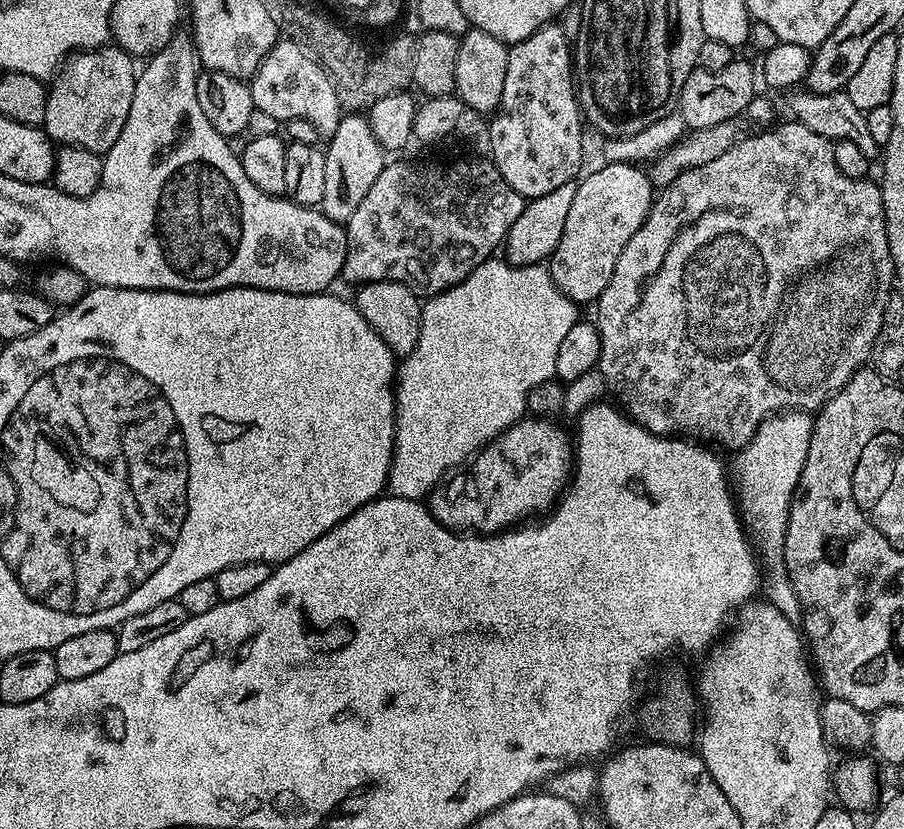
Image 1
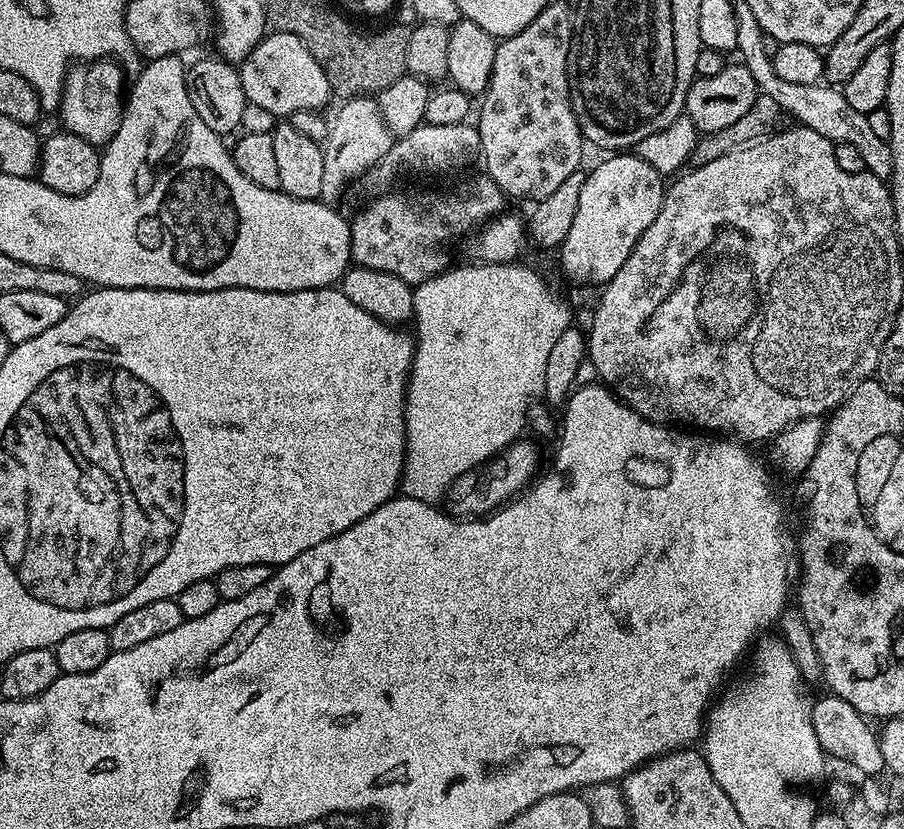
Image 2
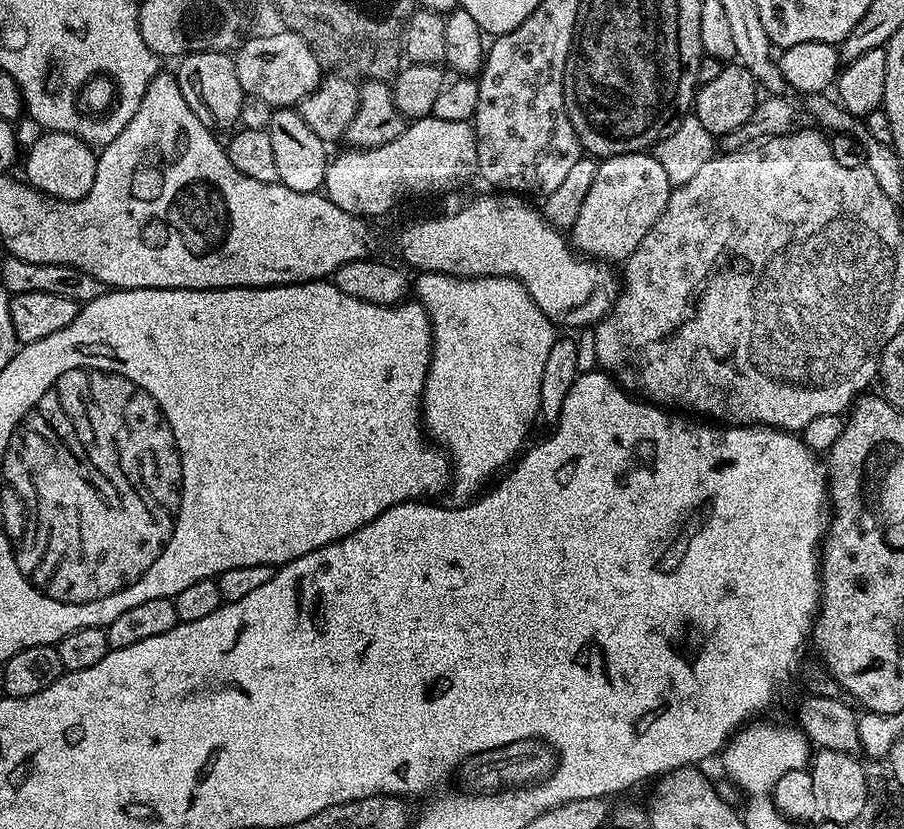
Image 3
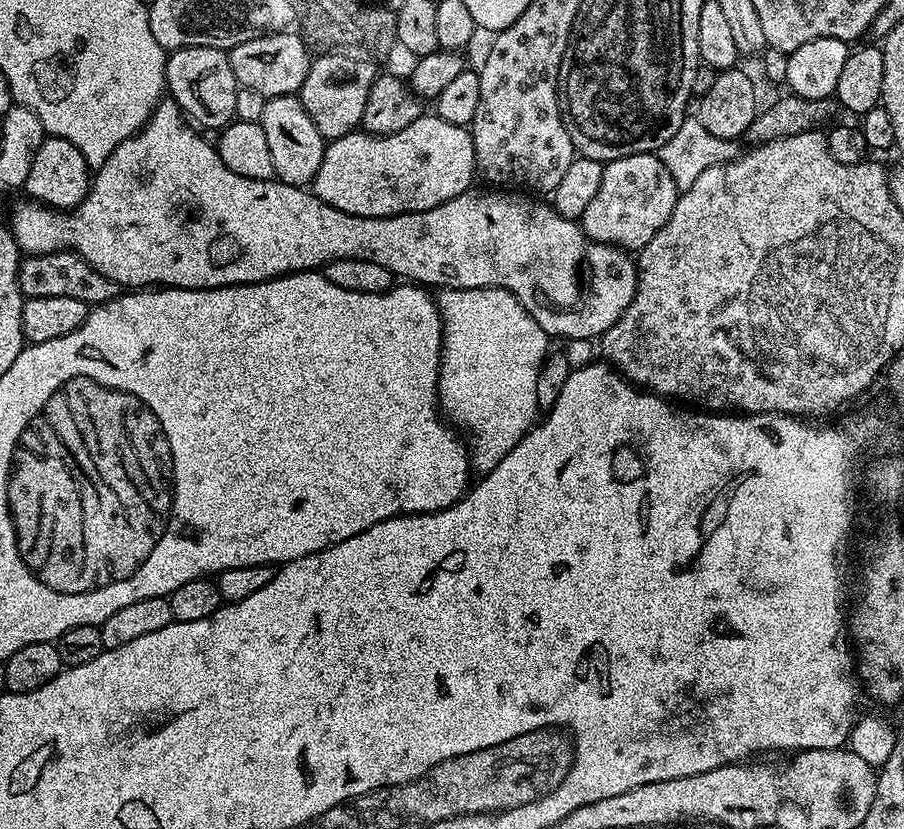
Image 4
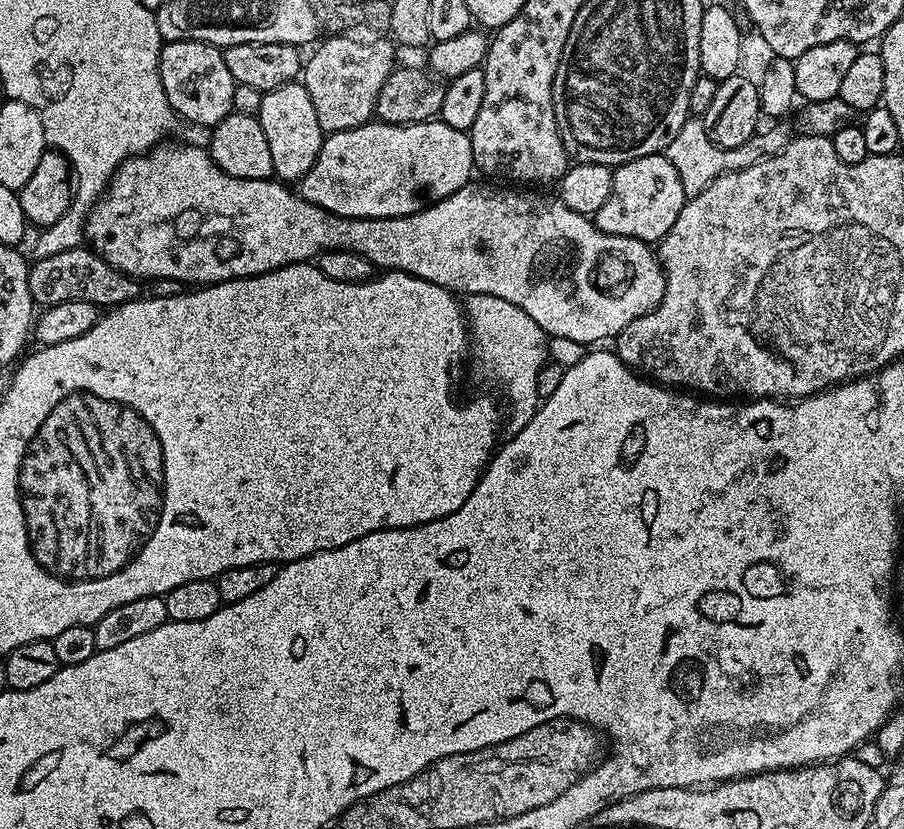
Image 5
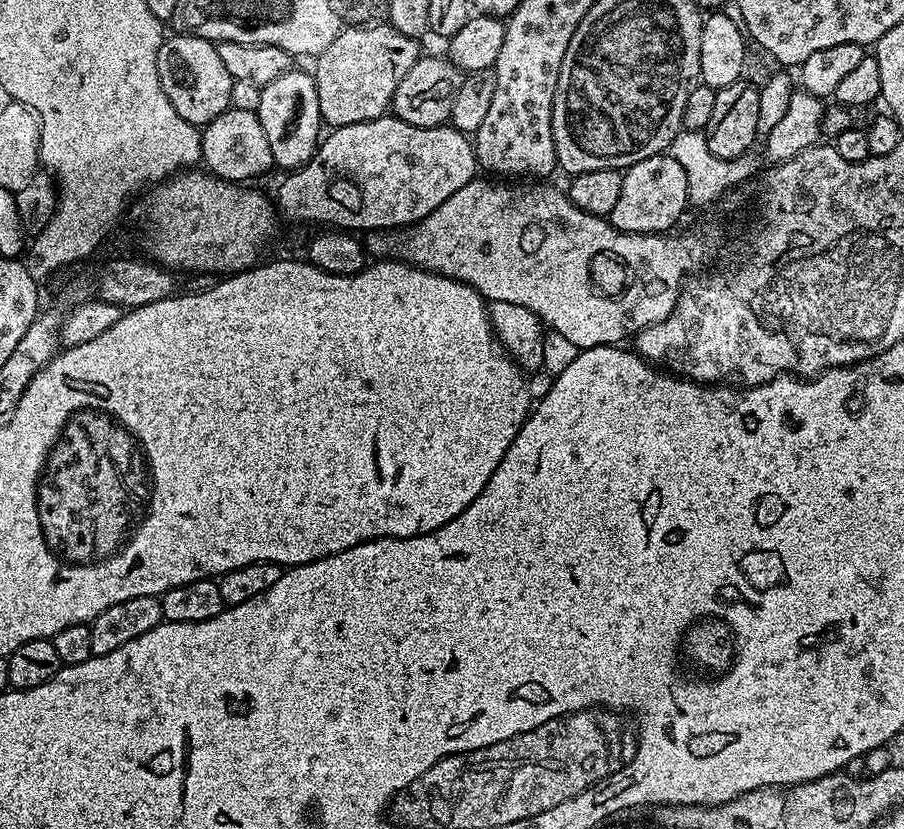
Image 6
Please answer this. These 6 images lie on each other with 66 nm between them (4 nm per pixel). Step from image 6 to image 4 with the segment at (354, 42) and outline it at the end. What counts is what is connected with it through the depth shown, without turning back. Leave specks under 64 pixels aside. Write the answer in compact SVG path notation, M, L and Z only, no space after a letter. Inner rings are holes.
M344 54L317 55L298 93L302 106L306 106L306 114L310 114L310 122L318 126L318 134L322 134L328 142L350 135L361 127L366 98L378 75L374 65L340 55Z

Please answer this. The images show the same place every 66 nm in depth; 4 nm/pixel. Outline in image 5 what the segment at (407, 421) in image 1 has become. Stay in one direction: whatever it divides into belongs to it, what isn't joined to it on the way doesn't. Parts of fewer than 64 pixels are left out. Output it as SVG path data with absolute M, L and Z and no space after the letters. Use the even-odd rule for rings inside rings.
M474 294L463 301L462 307L468 321L471 359L476 359L476 368L482 379L508 392L507 427L509 424L513 433L522 430L522 426L536 416L536 410L542 403L538 394L538 374L550 360L550 337L538 322L534 322L534 318L530 318L530 314L526 314L526 310L518 310L518 306L514 306L514 302L506 302L506 298Z

